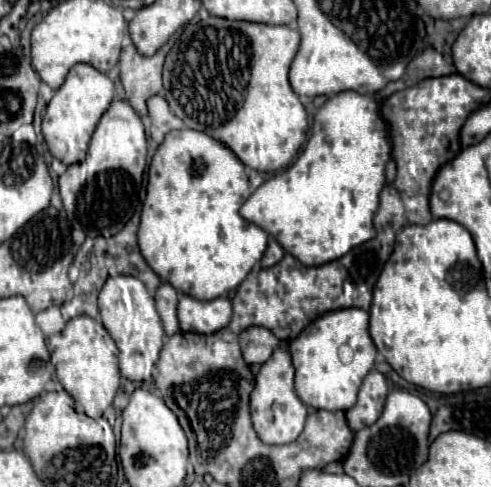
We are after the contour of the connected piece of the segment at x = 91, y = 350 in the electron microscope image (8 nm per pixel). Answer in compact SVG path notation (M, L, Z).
M89 316L71 318L63 332L47 338L55 376L61 386L73 396L75 404L91 418L99 418L111 404L119 390L119 364L117 346L105 326Z

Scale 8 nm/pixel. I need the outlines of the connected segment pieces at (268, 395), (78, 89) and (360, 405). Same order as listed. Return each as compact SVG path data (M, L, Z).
M283 342L277 350L273 350L271 358L261 364L257 376L255 376L255 386L249 396L249 408L251 408L251 420L253 428L263 444L275 446L275 444L289 444L293 442L307 418L307 406L297 398L295 388L293 388L293 364L291 364L291 354L287 350L287 342Z
M75 64L69 70L63 86L55 92L55 96L47 104L47 112L43 116L43 136L51 156L67 166L83 162L91 134L113 100L115 100L115 86L103 72L95 70L89 64Z
M371 370L361 384L357 404L347 410L349 428L361 430L363 426L371 426L381 416L387 392L389 392L389 386L385 376L377 370Z

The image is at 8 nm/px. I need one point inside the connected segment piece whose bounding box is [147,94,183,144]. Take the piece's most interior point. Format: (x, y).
(162, 119)

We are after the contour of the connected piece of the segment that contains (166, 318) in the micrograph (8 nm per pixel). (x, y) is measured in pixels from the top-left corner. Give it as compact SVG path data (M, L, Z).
M163 282L155 294L155 304L157 304L157 312L161 316L163 328L167 332L167 336L179 334L179 320L177 320L177 290L173 286L169 286L167 282Z

